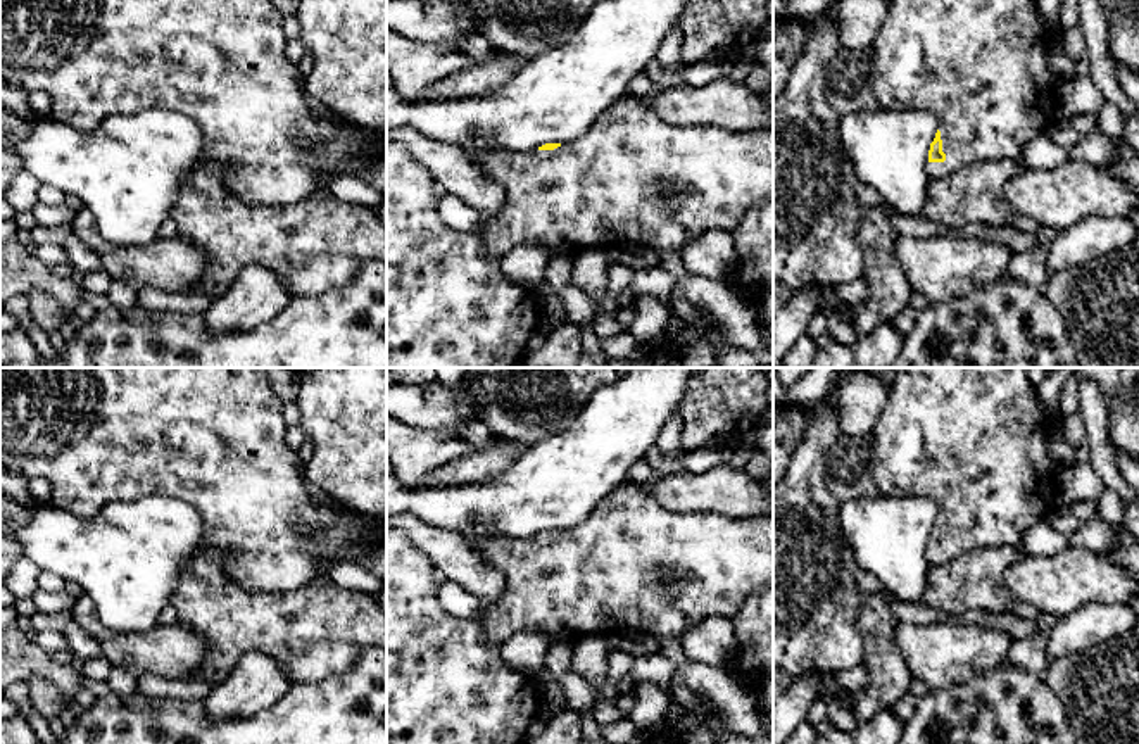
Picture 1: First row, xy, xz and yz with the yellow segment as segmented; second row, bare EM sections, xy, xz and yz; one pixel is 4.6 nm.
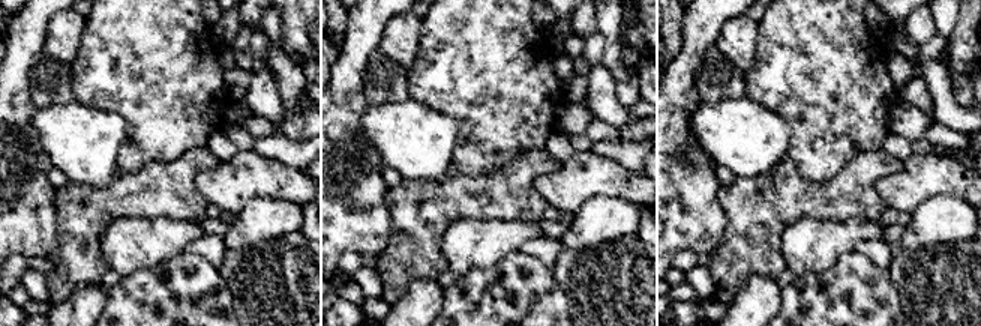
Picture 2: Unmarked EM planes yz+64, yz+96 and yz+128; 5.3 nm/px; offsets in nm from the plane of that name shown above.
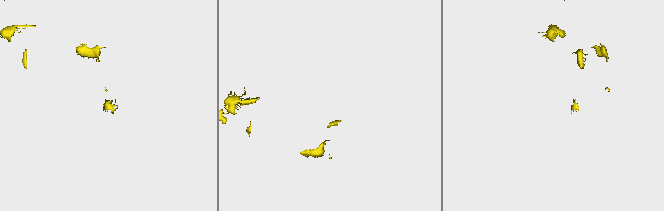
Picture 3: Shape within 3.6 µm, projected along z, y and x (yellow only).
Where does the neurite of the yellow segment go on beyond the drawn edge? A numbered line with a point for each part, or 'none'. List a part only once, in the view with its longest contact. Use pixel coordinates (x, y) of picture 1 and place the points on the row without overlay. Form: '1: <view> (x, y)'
1: yz (974, 439)

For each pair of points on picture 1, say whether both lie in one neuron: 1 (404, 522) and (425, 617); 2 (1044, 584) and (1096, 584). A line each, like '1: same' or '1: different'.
1: different
2: same

